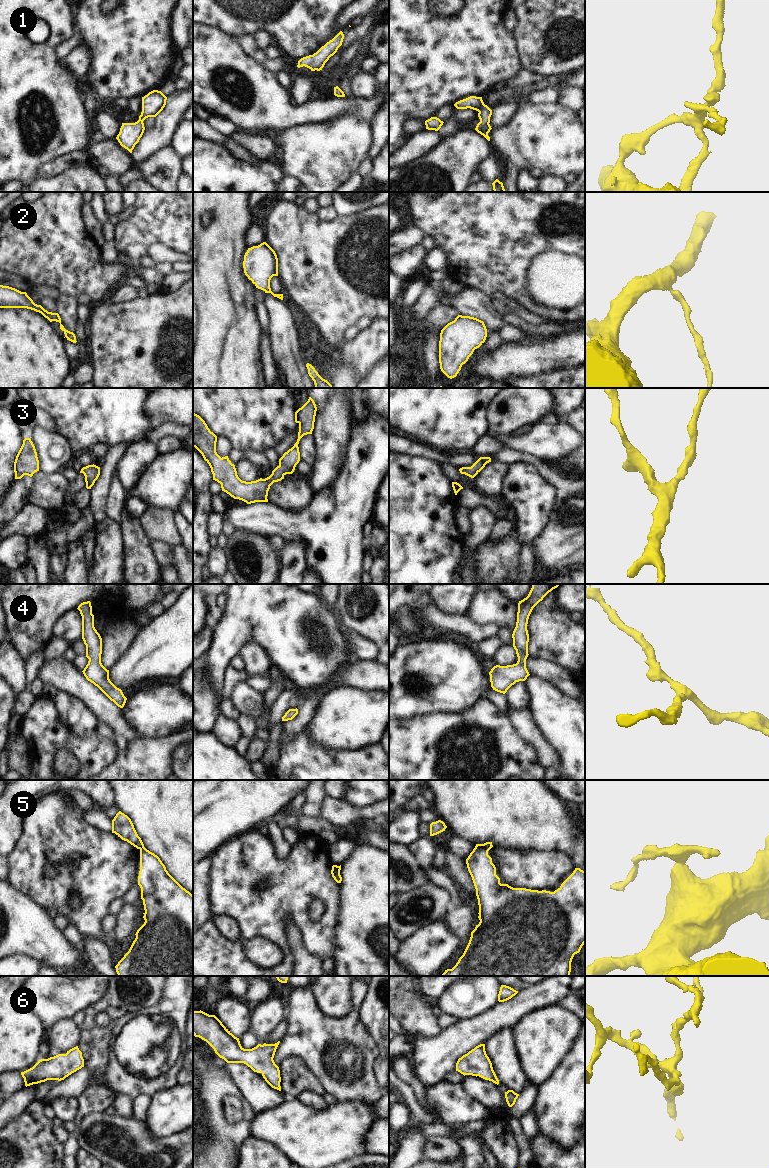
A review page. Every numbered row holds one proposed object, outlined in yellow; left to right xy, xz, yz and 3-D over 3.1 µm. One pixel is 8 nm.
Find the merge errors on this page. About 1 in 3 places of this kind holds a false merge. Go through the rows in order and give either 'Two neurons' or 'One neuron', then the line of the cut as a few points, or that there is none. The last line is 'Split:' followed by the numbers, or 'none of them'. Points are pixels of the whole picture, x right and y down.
1: One neuron. No split
2: One neuron. No split
3: One neuron. No split
4: One neuron. No split
5: Two neurons. Split along yz (475, 846), (488, 850)
6: One neuron. No split
Split: 5

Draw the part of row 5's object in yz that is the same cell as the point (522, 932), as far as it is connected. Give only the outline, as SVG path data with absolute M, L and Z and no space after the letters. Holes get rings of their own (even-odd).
M475 847L466 859L476 889L480 922L456 965L441 976L570 976L572 959L585 944L585 871L575 868L554 892L513 888L500 883L488 851Z

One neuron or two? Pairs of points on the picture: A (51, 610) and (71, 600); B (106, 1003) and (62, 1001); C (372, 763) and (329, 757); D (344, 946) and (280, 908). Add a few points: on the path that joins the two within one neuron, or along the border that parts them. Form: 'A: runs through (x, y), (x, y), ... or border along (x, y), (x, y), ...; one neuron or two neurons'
A: runs through (56, 605), (61, 600), (66, 600); one neuron
B: border along (107, 986), (104, 993), (84, 1010); two neurons
C: runs through (361, 763), (340, 763); one neuron
D: border along (339, 918), (336, 928), (336, 951), (333, 959); two neurons

